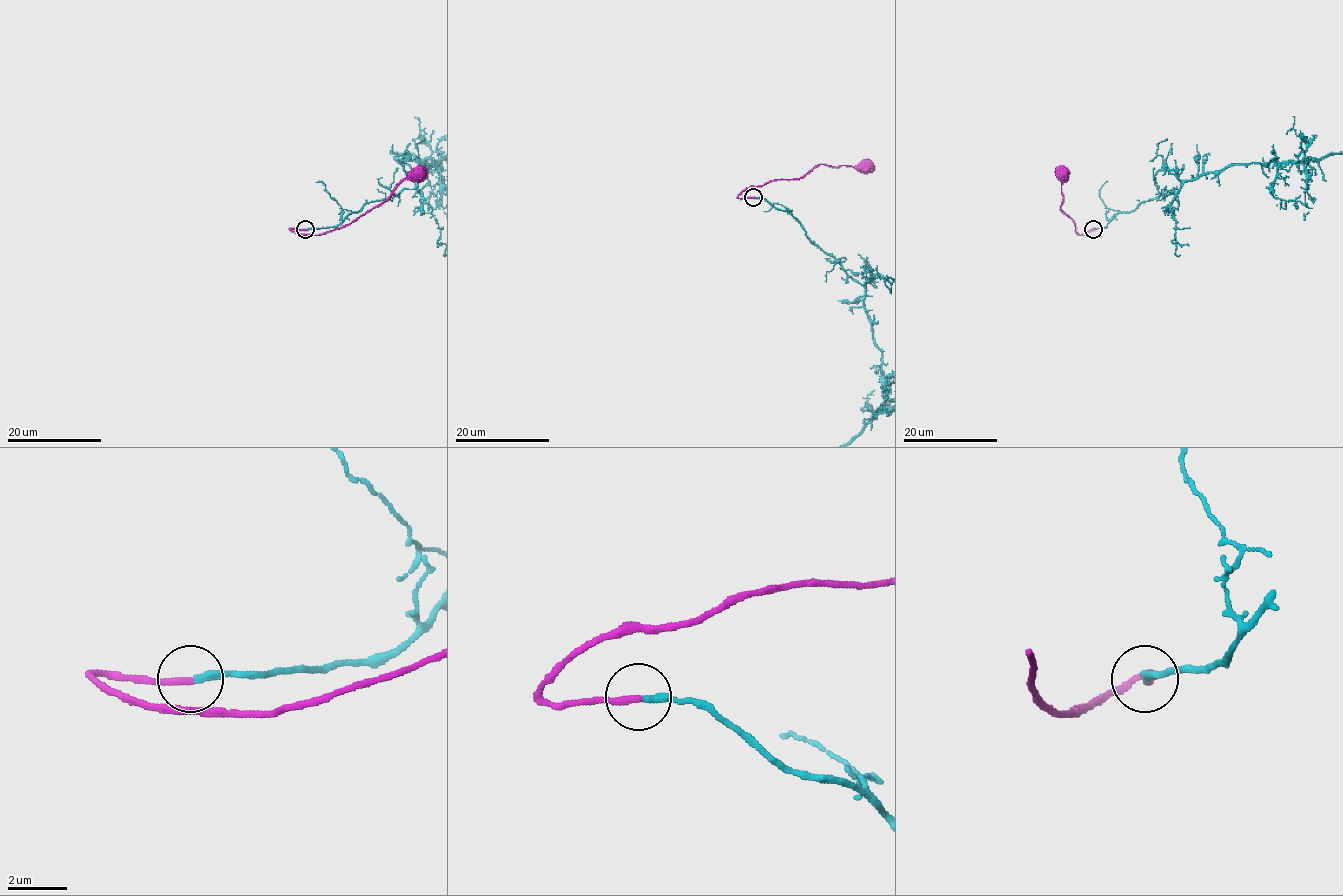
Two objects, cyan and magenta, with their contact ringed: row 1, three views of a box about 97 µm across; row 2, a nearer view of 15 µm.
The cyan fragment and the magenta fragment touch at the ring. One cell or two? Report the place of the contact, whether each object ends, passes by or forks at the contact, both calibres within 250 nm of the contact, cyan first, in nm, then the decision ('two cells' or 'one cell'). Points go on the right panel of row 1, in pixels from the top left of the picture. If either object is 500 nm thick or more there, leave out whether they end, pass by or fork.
(1093, 229) | cyan ends | magenta ends | 280/260 nm | one cell

